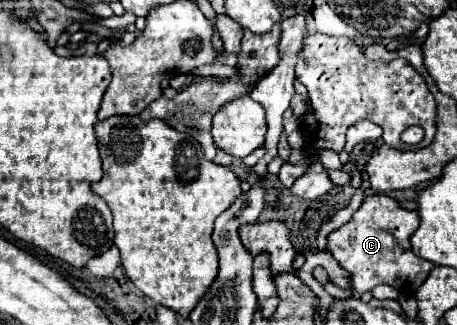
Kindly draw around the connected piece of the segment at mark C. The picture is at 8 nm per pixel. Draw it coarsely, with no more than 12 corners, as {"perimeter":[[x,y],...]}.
{"perimeter":[[385,194],[363,200],[327,250],[359,294],[415,296],[433,270],[411,234],[419,214]]}

